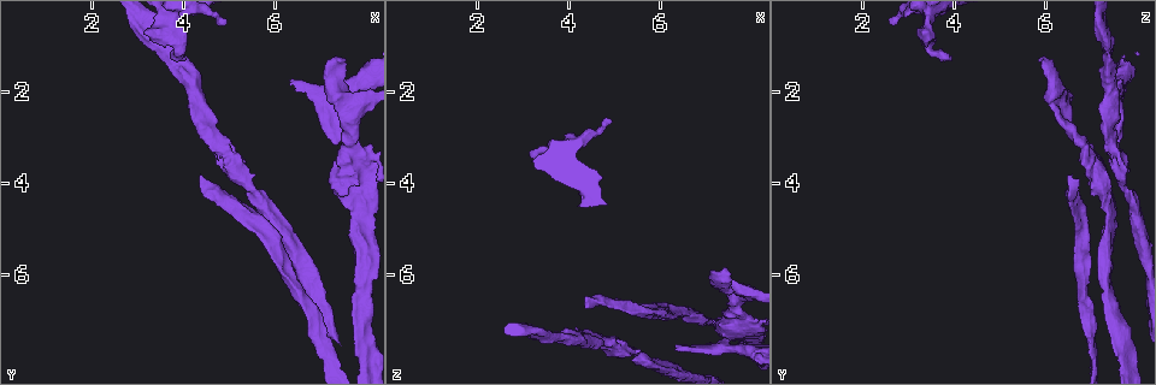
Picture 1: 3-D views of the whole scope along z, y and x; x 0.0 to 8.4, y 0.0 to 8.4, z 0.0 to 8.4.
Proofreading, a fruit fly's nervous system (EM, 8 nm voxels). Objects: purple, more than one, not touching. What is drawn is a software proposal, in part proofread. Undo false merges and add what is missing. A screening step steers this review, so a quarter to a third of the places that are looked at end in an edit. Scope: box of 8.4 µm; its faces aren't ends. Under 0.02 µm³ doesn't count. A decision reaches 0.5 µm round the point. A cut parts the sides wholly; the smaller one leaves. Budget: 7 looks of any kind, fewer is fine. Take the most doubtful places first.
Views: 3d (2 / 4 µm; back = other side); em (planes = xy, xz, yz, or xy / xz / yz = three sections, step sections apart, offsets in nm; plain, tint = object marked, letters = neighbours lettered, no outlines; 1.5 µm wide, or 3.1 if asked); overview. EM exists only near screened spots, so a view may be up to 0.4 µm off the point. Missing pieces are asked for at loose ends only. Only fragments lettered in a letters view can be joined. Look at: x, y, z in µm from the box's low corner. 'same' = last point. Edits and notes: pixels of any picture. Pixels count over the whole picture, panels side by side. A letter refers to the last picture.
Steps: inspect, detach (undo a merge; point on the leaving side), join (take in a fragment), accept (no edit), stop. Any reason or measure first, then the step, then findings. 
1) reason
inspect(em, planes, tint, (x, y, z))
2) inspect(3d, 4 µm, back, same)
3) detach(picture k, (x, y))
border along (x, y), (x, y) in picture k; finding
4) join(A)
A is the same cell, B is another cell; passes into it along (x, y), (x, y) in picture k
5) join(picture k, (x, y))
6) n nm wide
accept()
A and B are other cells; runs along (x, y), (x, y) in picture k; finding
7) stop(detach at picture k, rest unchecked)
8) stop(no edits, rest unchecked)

an open end
inspect(3d, 2 µm, (4.40, 3.85, 6.45))

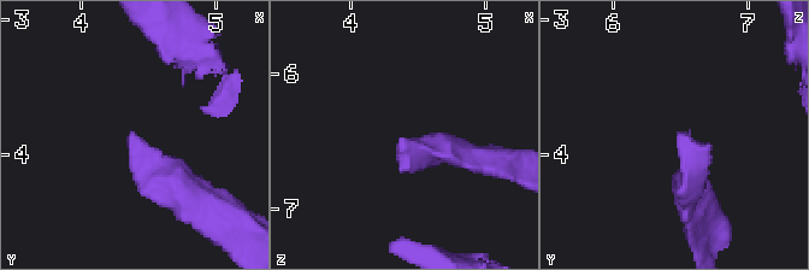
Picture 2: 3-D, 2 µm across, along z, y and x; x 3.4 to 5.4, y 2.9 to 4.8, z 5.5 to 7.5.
now the EM
inspect(em, xy, step 8, letters, (4.40, 3.86, 6.46))

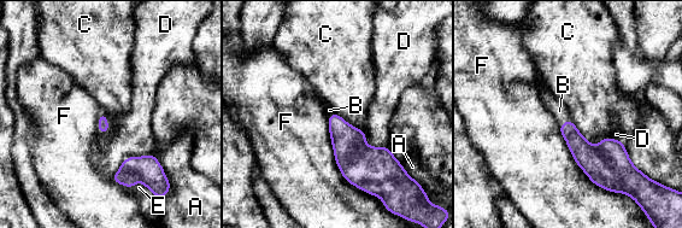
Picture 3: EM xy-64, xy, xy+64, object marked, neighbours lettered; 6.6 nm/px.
inspect(em, yz, step 4, letters, same)

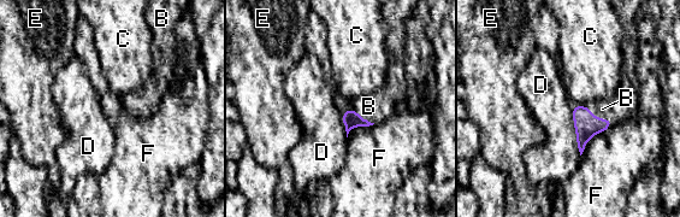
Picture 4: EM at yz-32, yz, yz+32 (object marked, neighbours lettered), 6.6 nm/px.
F touches over 320 nm
join(B)
B is the same cell, C, D, E and F are other cells; passes into it along (586, 124), (597, 117), (602, 109) in picture 4; it goes on there

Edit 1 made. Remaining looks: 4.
inspect(overview)

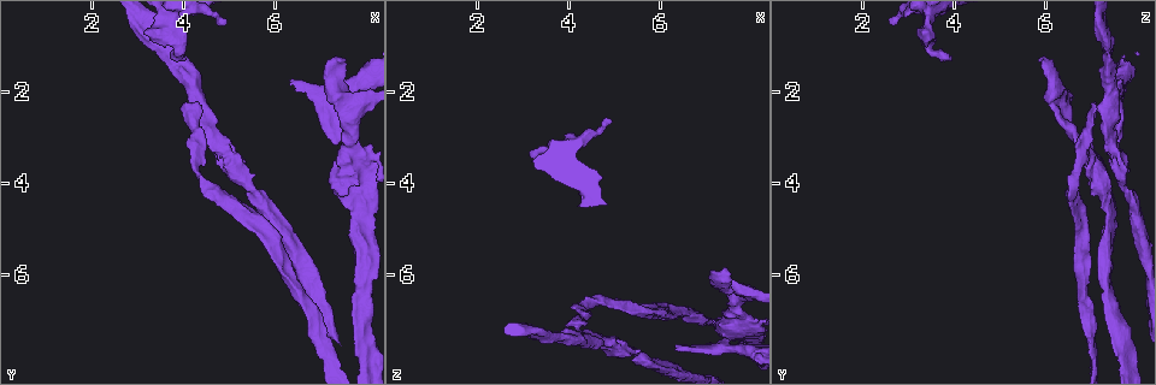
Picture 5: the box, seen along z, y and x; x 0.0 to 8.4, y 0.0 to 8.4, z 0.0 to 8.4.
inspect(3d, 2 µm, (4.05, 1.30, 3.95))

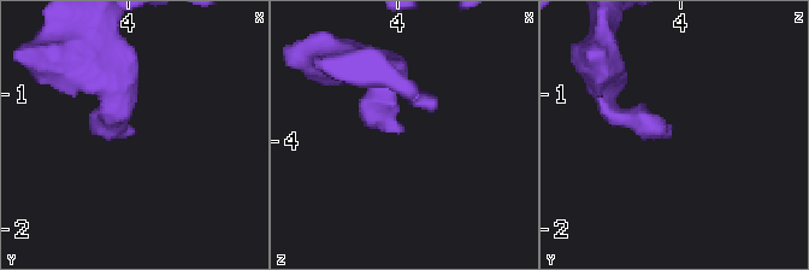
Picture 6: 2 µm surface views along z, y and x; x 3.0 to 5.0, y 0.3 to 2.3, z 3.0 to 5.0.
now the EM
inspect(em, xy, step 4, letters, (4.08, 1.28, 3.92))

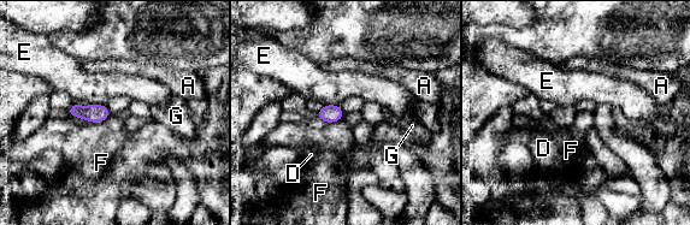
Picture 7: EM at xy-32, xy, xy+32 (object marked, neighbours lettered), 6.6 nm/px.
another direction
inspect(em, planes, letters, same)

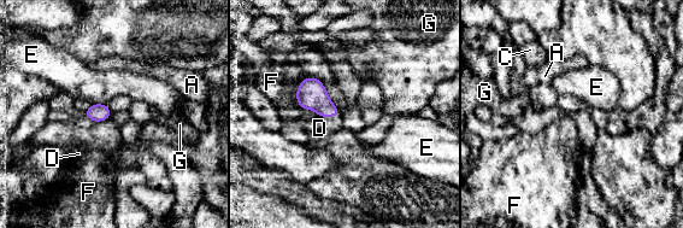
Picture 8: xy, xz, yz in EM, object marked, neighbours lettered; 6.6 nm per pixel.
120 nm wide
join(D)
D is the same cell, A, C, E, F and G are other cells; passes into it along (311, 94), (329, 116), (319, 128) in picture 8; it goes on there

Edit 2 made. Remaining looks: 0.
stop(join at picture 4, join at picture 8, rest unchecked)

